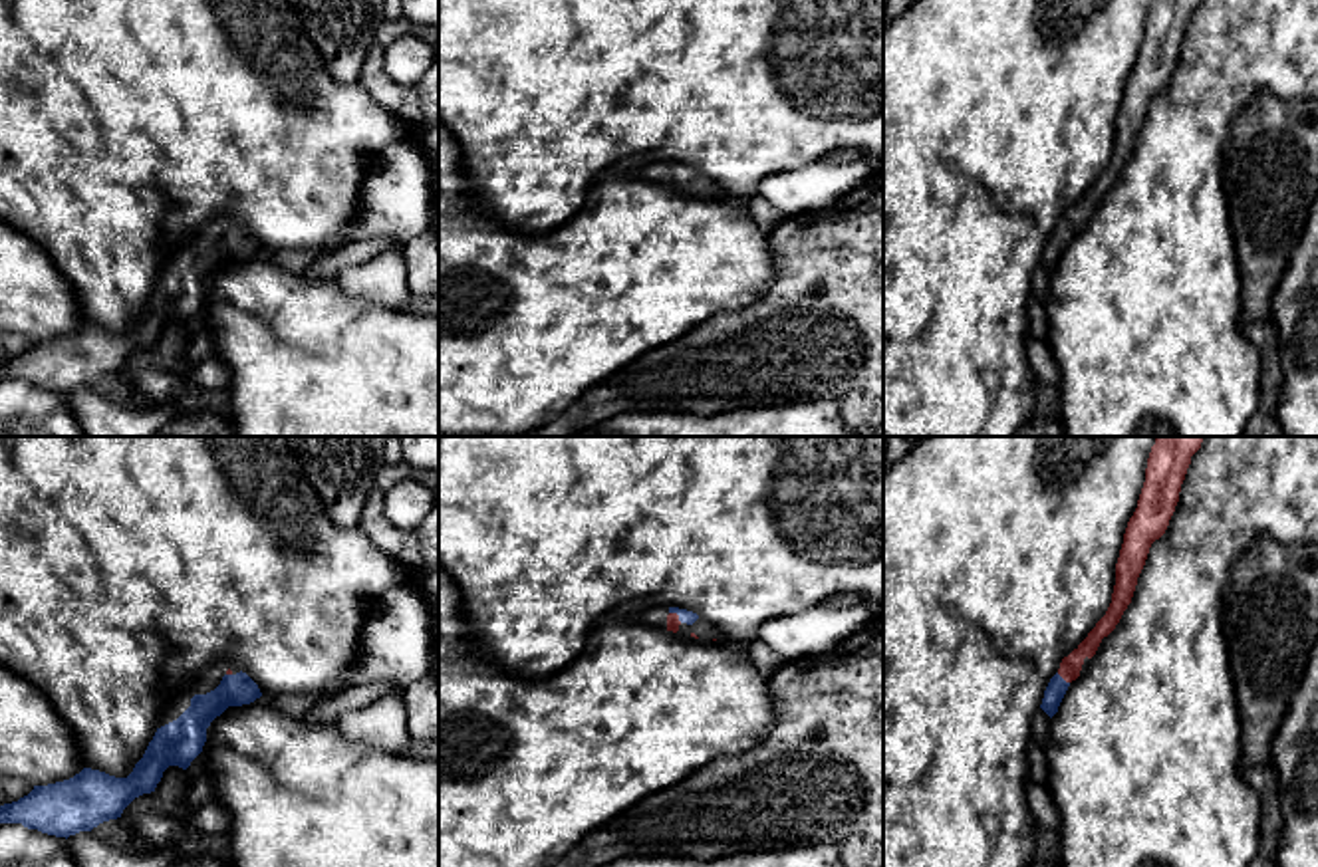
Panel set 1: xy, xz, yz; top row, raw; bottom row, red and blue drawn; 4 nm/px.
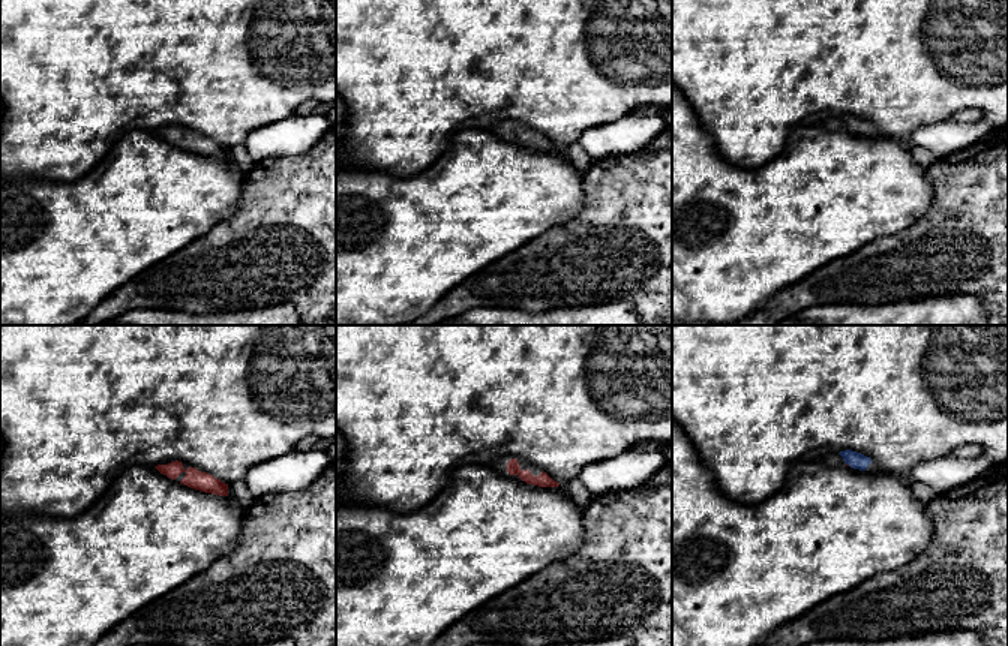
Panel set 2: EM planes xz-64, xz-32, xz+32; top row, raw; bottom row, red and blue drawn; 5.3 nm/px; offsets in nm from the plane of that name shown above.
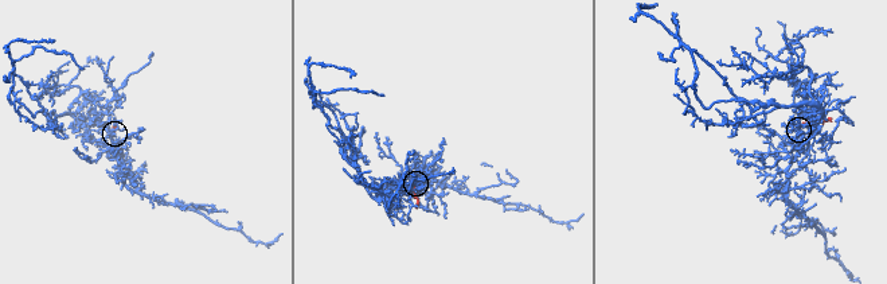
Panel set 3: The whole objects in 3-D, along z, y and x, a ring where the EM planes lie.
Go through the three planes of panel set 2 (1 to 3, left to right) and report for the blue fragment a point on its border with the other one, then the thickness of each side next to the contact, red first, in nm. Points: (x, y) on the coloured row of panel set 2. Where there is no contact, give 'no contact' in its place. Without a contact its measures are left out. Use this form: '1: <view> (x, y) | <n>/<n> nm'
1: no contact
2: no contact
3: no contact

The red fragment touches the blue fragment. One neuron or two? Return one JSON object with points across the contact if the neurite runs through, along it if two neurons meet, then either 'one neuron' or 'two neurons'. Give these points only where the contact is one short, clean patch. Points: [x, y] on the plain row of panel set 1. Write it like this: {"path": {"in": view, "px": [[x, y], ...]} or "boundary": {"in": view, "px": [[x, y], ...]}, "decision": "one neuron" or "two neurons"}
{"path": {"in": "yz", "px": [[1070, 221], [1062, 233], [1056, 243]]}, "decision": "one neuron"}

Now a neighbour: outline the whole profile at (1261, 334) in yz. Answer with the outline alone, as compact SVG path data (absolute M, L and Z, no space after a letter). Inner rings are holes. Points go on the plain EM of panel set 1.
M1243 321L1241 329L1245 337L1252 343L1260 361L1260 407L1266 413L1274 413L1278 391L1282 387L1282 365L1274 323Z

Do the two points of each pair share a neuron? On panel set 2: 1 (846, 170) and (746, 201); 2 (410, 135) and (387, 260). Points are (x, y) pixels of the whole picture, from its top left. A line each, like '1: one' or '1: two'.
1: one
2: two

